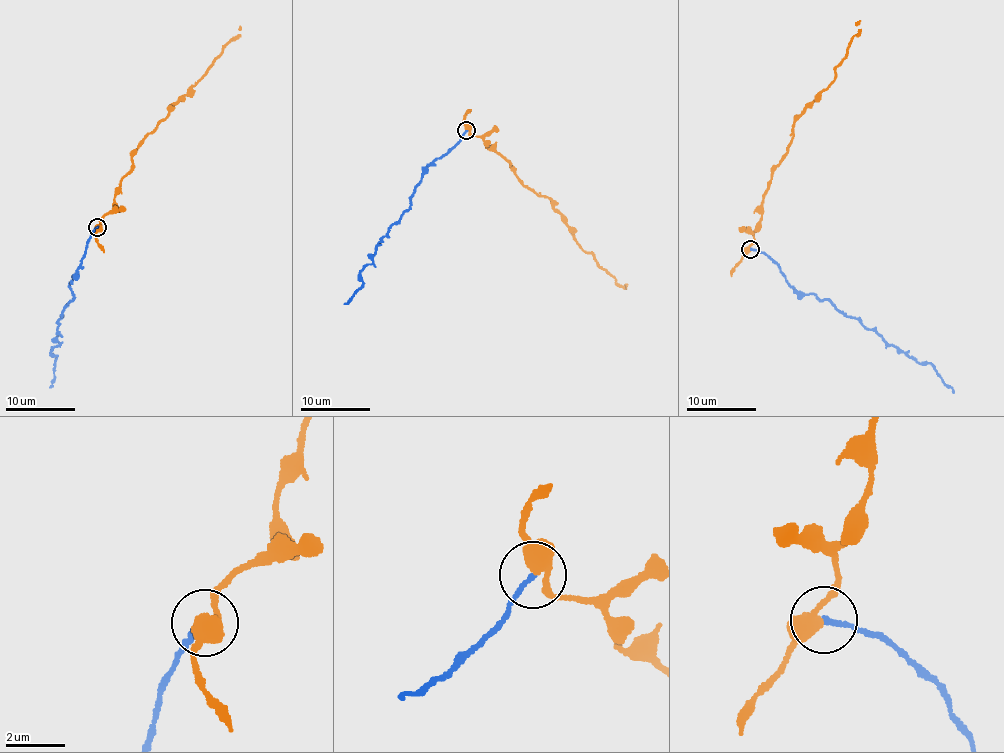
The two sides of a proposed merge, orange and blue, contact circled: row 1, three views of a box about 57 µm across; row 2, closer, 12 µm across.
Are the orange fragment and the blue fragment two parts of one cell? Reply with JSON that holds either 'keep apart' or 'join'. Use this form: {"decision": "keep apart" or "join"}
{"decision": "keep apart"}

